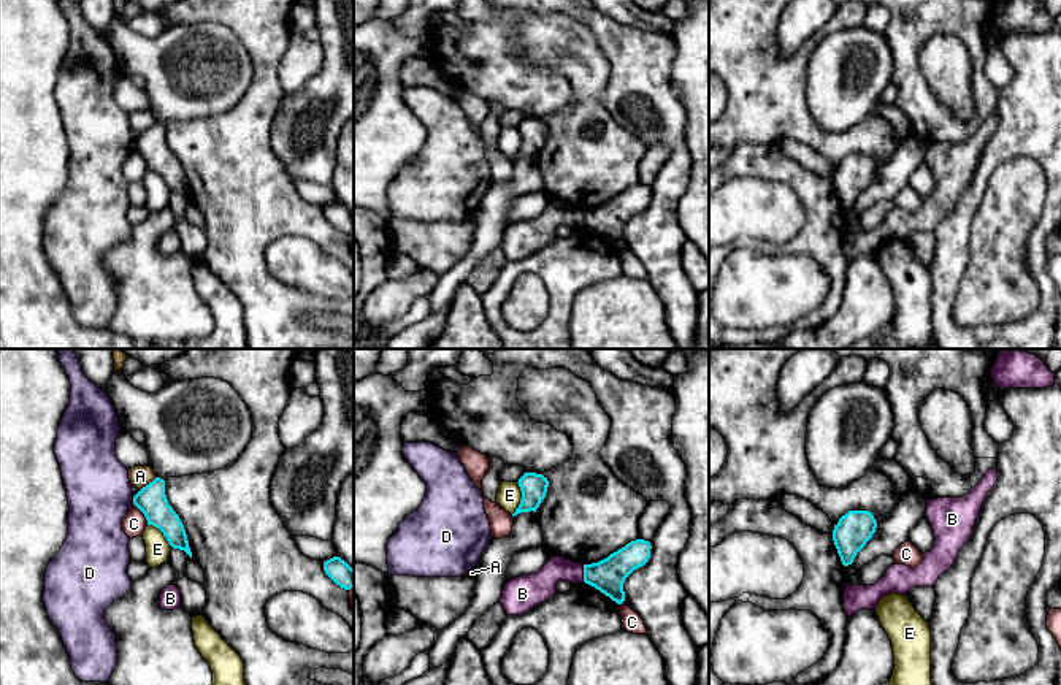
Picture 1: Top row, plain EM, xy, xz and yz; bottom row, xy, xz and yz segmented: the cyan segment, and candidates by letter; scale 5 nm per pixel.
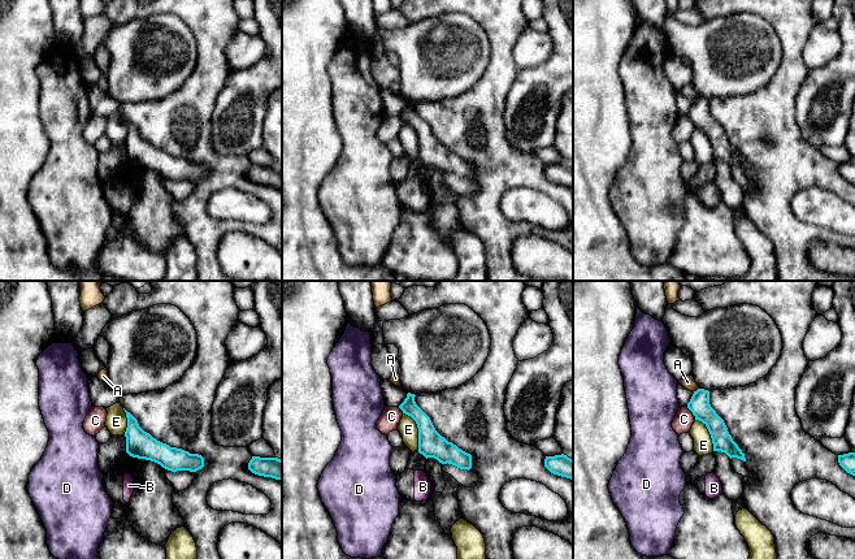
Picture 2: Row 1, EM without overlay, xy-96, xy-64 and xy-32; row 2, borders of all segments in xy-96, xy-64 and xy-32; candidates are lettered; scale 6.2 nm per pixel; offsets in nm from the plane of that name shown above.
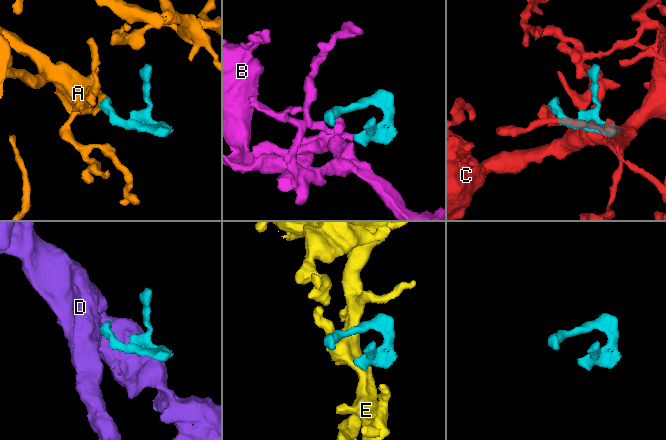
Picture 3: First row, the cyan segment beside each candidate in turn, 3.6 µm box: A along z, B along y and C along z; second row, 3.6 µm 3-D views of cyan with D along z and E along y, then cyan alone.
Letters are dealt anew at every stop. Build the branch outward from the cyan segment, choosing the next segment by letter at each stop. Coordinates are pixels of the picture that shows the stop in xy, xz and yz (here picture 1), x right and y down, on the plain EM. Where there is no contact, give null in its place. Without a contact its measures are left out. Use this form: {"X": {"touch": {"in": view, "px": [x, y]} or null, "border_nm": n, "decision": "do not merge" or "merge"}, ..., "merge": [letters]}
{"A": {"touch": {"in": "xy", "px": [149, 127]}, "border_nm": 120, "decision": "do not merge"}, "B": {"touch": {"in": "xz", "px": [584, 218]}, "border_nm": 90, "decision": "do not merge"}, "C": {"touch": {"in": "xy", "px": [143, 157]}, "border_nm": 130, "decision": "do not merge"}, "D": {"touch": {"in": "xy", "px": [134, 145]}, "border_nm": 40, "decision": "do not merge"}, "E": {"touch": {"in": "xz", "px": [522, 143]}, "border_nm": 170, "decision": "do not merge"}, "merge": []}

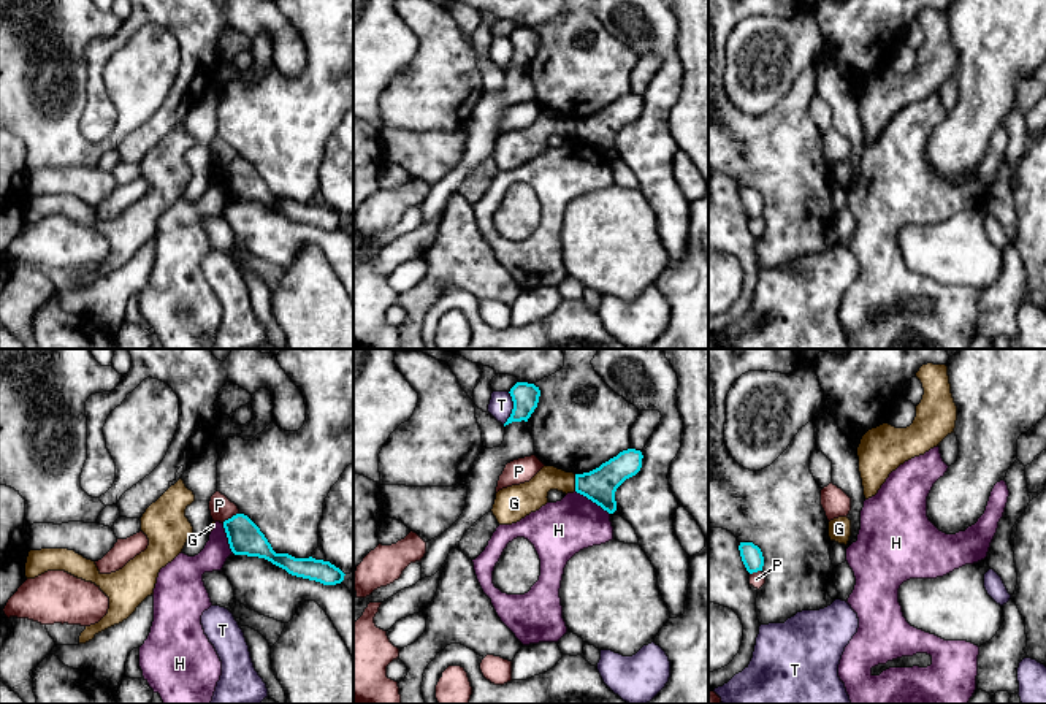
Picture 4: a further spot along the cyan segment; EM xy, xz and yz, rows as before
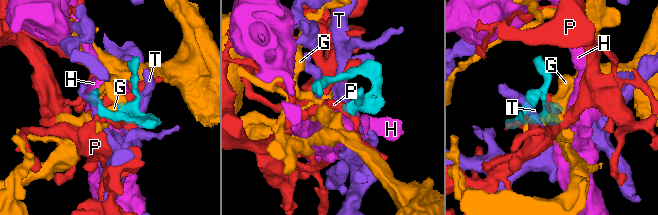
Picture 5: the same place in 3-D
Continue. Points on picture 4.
{"G": {"touch": {"in": "xz", "px": [576, 127]}, "border_nm": 90, "decision": "do not merge"}, "H": {"touch": {"in": "xz", "px": [593, 146]}, "border_nm": 220, "decision": "do not merge"}, "P": {"touch": {"in": "xy", "px": [232, 162]}, "border_nm": 100, "decision": "do not merge"}, "T": {"touch": {"in": "xz", "px": [514, 53]}, "border_nm": 170, "decision": "do not merge"}, "merge": []}

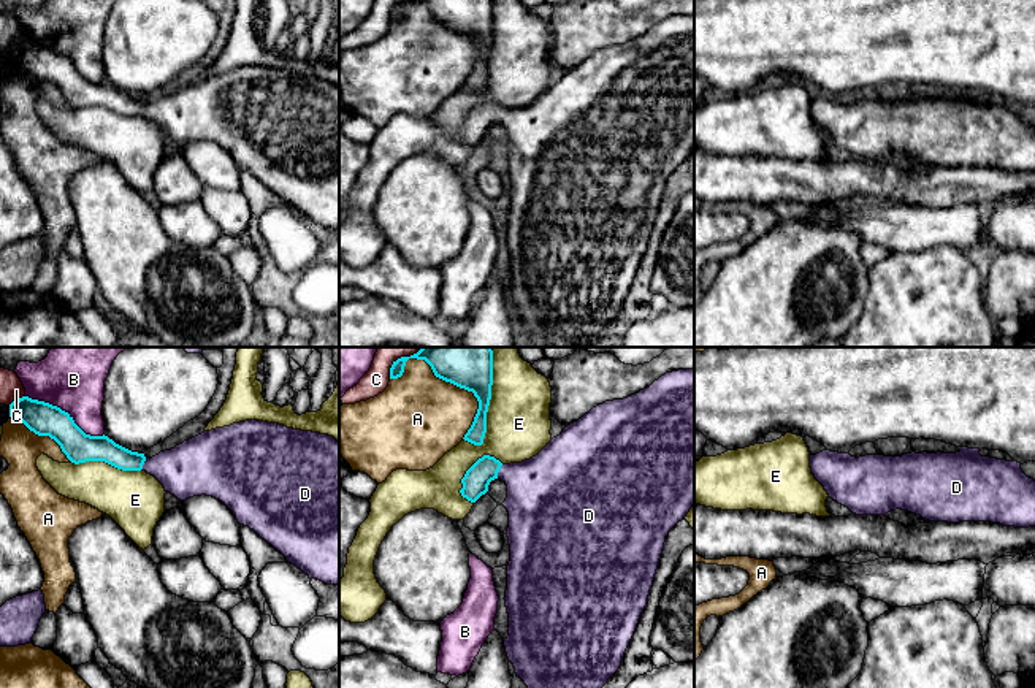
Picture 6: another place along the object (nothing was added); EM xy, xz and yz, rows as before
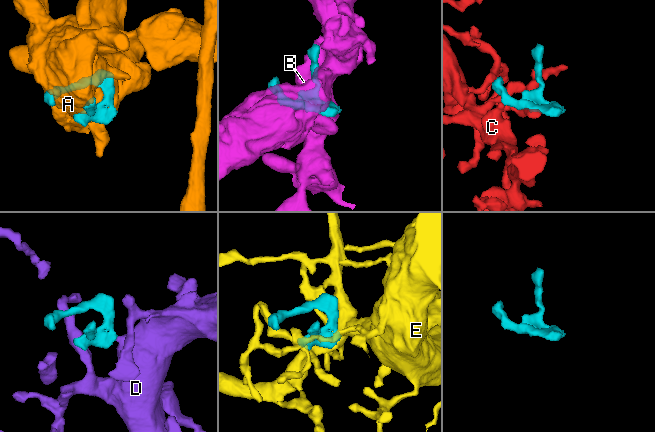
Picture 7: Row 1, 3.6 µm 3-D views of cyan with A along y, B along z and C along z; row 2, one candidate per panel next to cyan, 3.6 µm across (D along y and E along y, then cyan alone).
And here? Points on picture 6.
{"A": {"touch": {"in": "xz", "px": [462, 32]}, "border_nm": 500, "decision": "do not merge"}, "B": {"touch": {"in": "xy", "px": [64, 56]}, "border_nm": 440, "decision": "do not merge"}, "C": {"touch": {"in": "xy", "px": [16, 45]}, "border_nm": 100, "decision": "do not merge"}, "D": {"touch": {"in": "xz", "px": [498, 116]}, "border_nm": 80, "decision": "merge"}, "E": {"touch": {"in": "xz", "px": [488, 48]}, "border_nm": 480, "decision": "do not merge"}, "merge": ["D"]}

